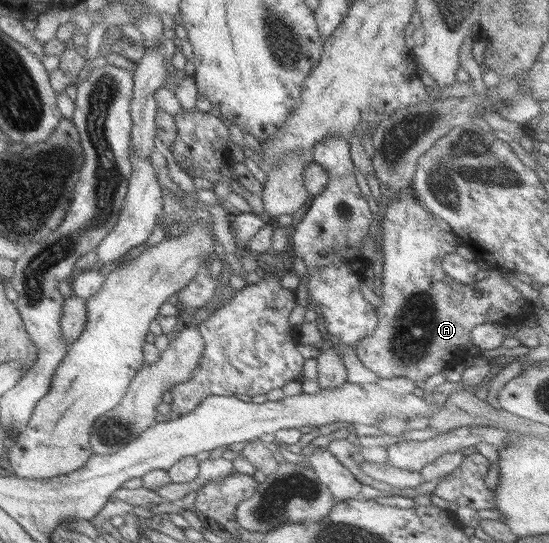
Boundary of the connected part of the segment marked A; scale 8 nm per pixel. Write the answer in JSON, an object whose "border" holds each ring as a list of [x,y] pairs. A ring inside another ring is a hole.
{"border":[[[385,198],[383,217],[379,221],[378,249],[381,251],[381,306],[373,308],[376,326],[372,332],[352,346],[359,362],[379,379],[407,378],[414,388],[422,389],[429,376],[443,372],[452,364],[461,364],[467,351],[461,346],[469,342],[471,329],[479,324],[498,323],[503,318],[527,318],[533,314],[533,304],[525,302],[521,294],[497,270],[489,269],[487,276],[472,285],[457,283],[442,269],[443,255],[453,253],[455,236],[440,228],[419,202],[410,198]]]}

